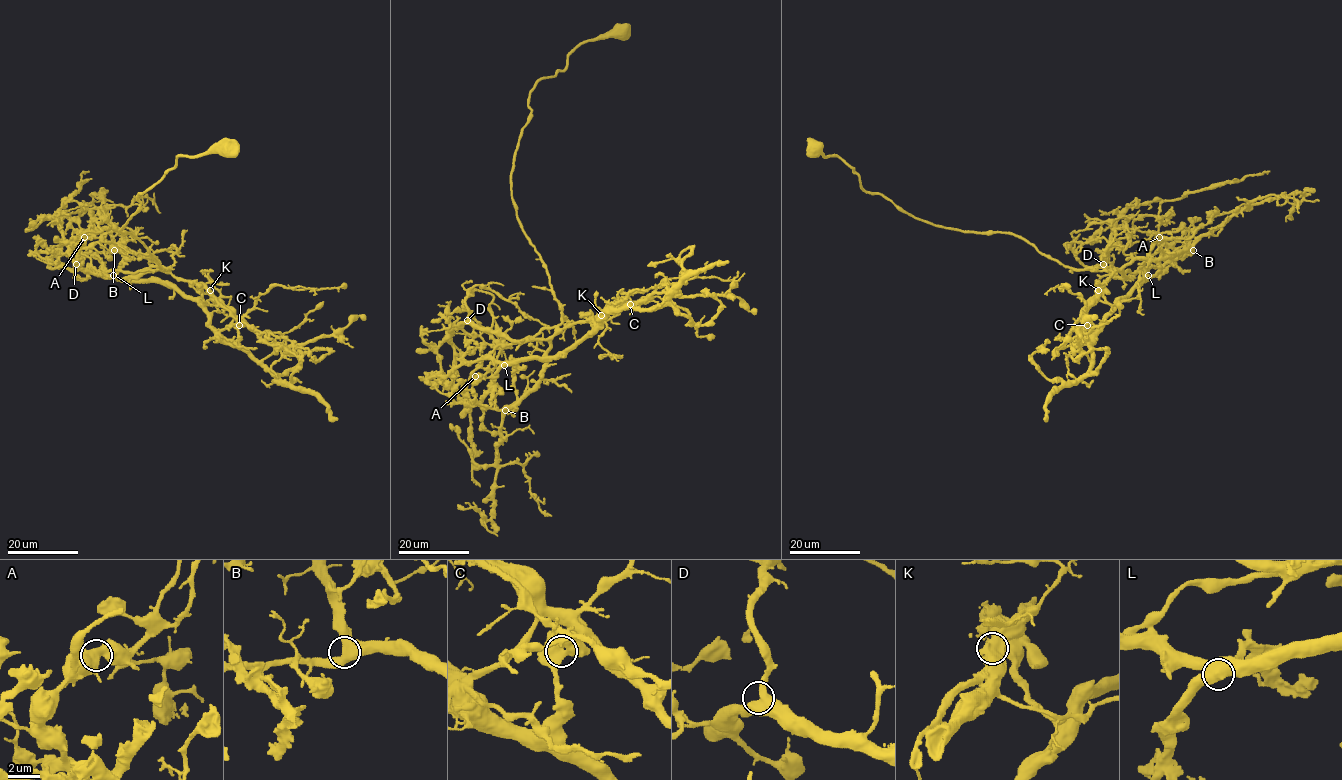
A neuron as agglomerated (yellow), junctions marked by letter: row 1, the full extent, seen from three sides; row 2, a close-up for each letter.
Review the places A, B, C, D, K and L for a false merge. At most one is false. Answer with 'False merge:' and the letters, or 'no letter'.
False merge: C

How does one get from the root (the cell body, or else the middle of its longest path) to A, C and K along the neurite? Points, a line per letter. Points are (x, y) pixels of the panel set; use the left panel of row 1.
A: (231, 150), (179, 156), (138, 194), (120, 230), (171, 268), (99, 272), (81, 251), (84, 237)
C: (231, 150), (179, 156), (138, 194), (140, 206), (120, 231), (139, 239), (161, 268), (200, 283), (239, 325)
K: (231, 150), (179, 156), (138, 194), (140, 206), (120, 230), (139, 239), (161, 268), (210, 290)

